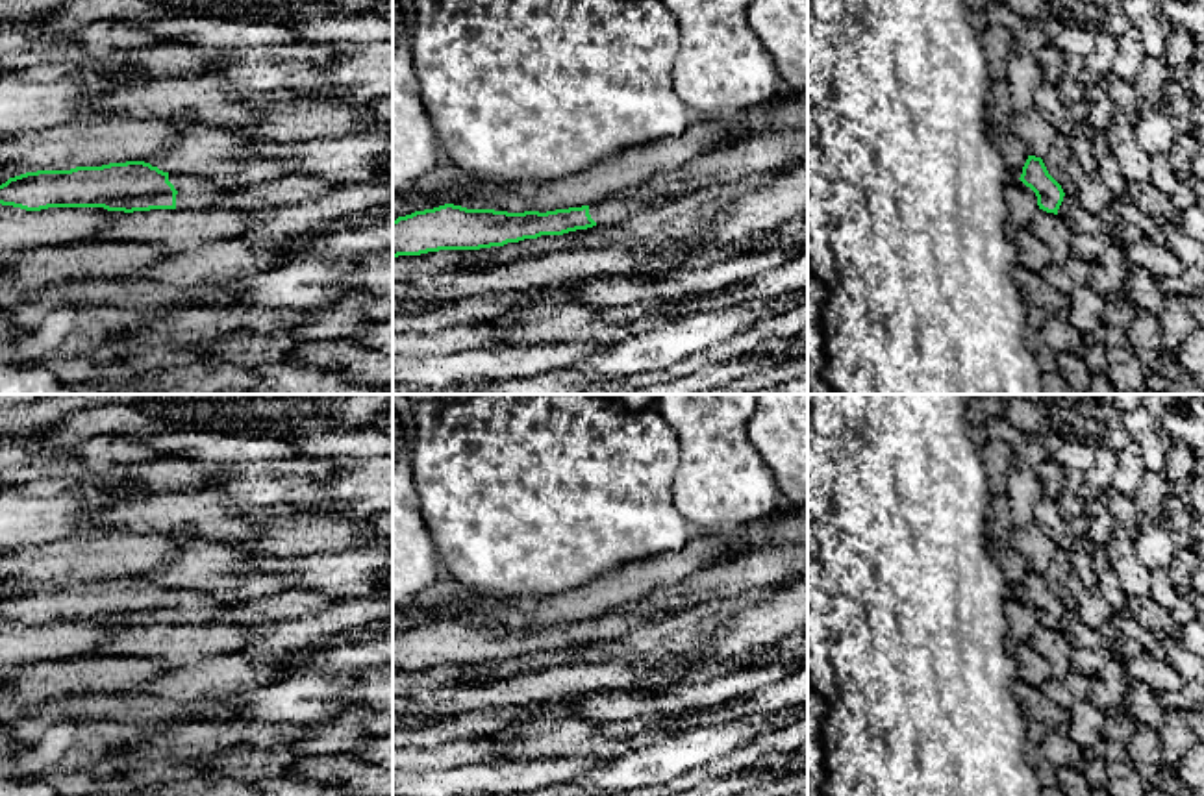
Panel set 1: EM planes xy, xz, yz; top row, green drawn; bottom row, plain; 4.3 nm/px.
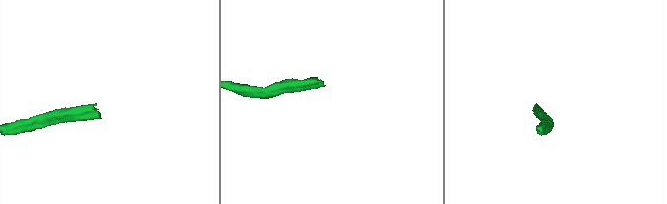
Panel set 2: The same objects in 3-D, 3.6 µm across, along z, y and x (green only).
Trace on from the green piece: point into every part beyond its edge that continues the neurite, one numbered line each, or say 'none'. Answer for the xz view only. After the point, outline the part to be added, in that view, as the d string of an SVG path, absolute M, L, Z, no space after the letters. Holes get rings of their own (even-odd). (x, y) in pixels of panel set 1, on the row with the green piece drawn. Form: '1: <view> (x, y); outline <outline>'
1: xz (619, 206); outline M617 193L598 204L589 205L589 215L596 222L596 226L611 226L628 217L639 215L648 207L659 207L665 200L650 196L650 198L633 198L628 193Z

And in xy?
1: xy (193, 191); outline M169 174L169 181L178 191L176 209L207 209L230 193L219 187L215 180L194 174Z

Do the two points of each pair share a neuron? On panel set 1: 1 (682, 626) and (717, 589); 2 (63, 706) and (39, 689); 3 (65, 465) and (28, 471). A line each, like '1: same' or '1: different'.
1: different
2: different
3: same

